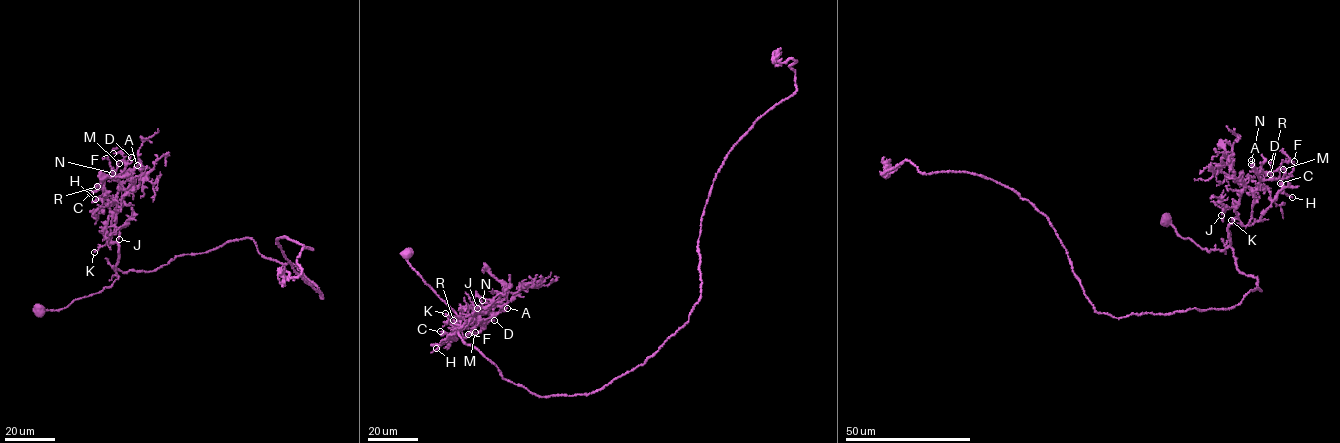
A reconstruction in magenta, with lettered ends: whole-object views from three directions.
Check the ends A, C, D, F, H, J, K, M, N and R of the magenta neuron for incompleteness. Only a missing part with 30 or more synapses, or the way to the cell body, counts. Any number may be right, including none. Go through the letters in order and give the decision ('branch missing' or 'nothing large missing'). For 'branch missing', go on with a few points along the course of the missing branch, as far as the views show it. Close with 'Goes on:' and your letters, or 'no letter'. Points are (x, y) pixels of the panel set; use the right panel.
A: branch missing | (1251, 164), (1245, 150), (1254, 134), (1248, 130), (1245, 121)
C: nothing large missing
D: nothing large missing
F: nothing large missing
H: nothing large missing
J: nothing large missing
K: nothing large missing
M: nothing large missing
N: nothing large missing
R: nothing large missing
Goes on: A

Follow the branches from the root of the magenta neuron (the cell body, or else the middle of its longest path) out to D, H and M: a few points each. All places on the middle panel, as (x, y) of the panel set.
D: (409, 254), (424, 283), (465, 321), (460, 330), (471, 319), (457, 332), (473, 320), (494, 320)
H: (409, 254), (407, 261), (424, 283), (465, 321), (460, 330), (471, 319), (447, 337), (457, 338), (436, 348)
M: (409, 254), (424, 283), (465, 321), (460, 330), (471, 319), (457, 332), (480, 320), (467, 335), (475, 332)

